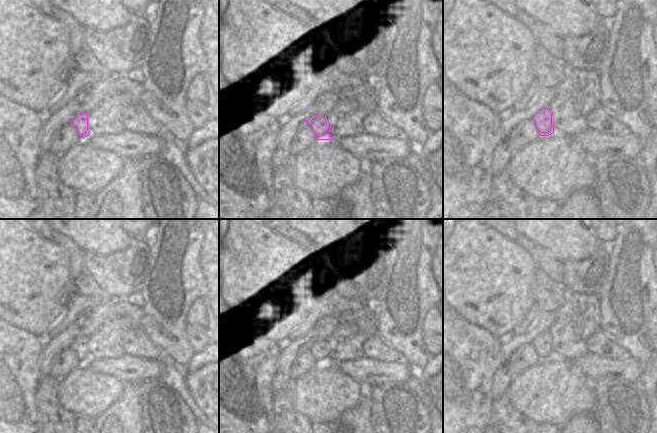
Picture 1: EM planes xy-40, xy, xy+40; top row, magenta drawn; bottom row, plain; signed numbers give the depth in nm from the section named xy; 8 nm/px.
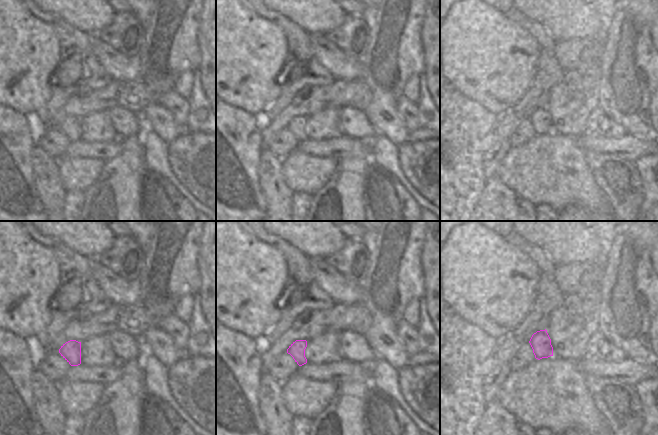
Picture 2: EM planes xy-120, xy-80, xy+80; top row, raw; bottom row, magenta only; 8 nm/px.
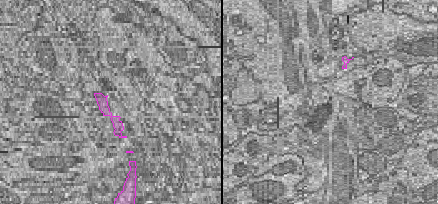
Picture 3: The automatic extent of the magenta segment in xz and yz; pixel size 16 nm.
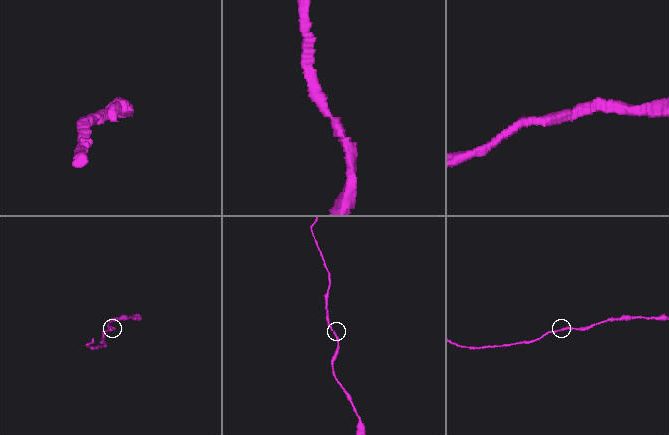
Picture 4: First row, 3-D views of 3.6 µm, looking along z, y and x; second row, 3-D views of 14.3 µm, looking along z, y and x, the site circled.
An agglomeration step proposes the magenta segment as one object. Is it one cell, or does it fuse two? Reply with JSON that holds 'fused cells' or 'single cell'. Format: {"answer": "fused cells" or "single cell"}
{"answer": "single cell"}

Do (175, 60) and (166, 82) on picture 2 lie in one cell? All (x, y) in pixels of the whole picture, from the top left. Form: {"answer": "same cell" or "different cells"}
{"answer": "same cell"}

